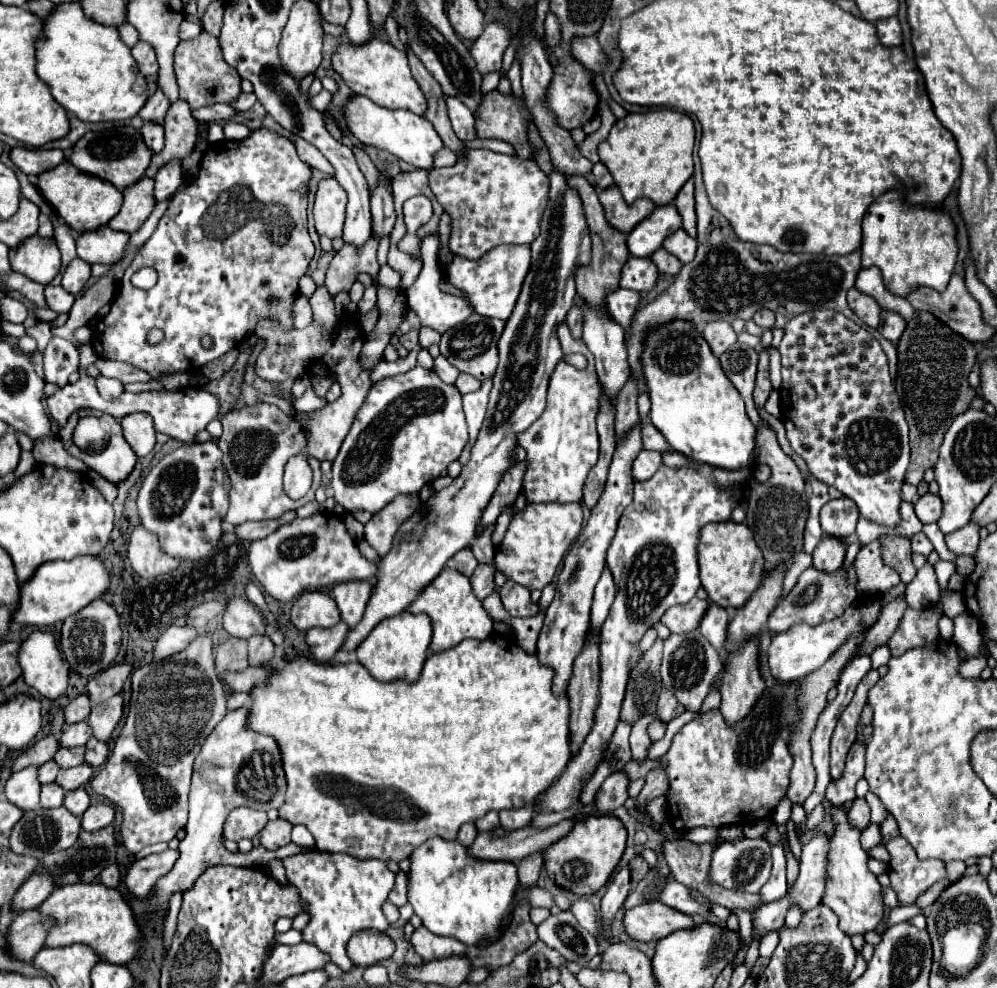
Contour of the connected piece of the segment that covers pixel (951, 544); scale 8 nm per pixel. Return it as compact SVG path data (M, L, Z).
M970 521L962 529L958 529L956 533L946 535L946 545L956 555L972 555L978 541L980 541L980 537L978 537L978 523L976 521Z

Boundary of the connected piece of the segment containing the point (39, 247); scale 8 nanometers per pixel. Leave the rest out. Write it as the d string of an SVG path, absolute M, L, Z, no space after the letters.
M34 235L24 239L18 249L10 251L10 265L28 279L48 285L60 271L60 251L54 239Z

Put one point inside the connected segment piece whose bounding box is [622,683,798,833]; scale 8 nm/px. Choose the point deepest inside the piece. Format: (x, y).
(720, 776)

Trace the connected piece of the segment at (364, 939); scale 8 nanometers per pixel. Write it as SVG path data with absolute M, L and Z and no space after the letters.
M360 931L350 937L346 943L348 957L358 967L370 967L382 959L388 959L394 953L394 941L380 931Z

